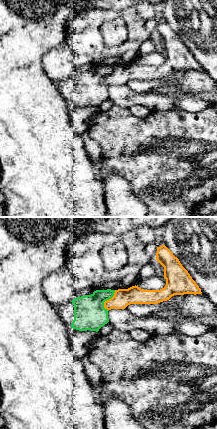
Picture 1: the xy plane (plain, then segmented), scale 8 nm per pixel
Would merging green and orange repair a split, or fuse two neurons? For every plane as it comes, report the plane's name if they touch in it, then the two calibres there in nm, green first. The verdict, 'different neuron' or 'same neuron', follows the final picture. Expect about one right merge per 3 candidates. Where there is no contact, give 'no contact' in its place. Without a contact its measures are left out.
contact in xy; calibres 260 and 150 nm

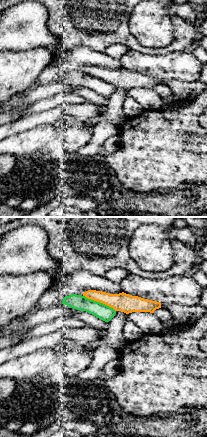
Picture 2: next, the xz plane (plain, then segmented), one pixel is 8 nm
contact in xz; calibres 120 and 150 nm

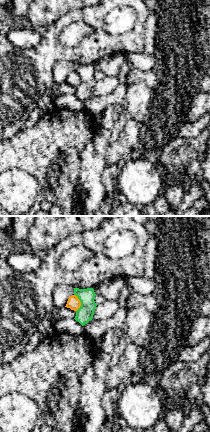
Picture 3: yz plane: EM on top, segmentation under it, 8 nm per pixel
contact in yz; calibres 140 and 100 nm

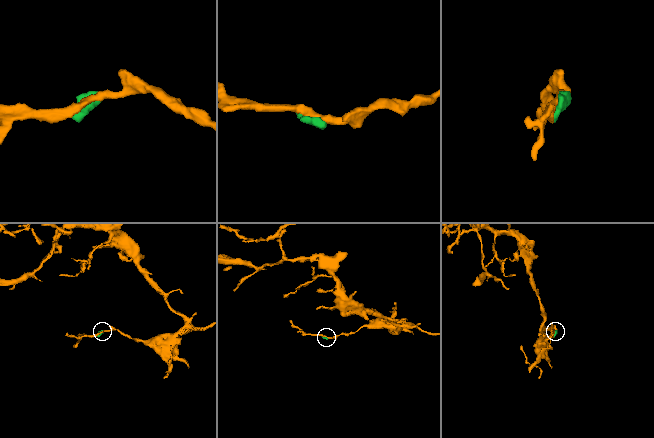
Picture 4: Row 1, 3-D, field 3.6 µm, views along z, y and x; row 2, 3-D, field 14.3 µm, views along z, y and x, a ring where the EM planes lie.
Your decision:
different neuron

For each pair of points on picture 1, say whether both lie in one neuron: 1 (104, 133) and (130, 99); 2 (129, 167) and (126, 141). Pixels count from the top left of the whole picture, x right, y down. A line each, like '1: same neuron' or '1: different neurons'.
1: different neurons
2: same neuron

